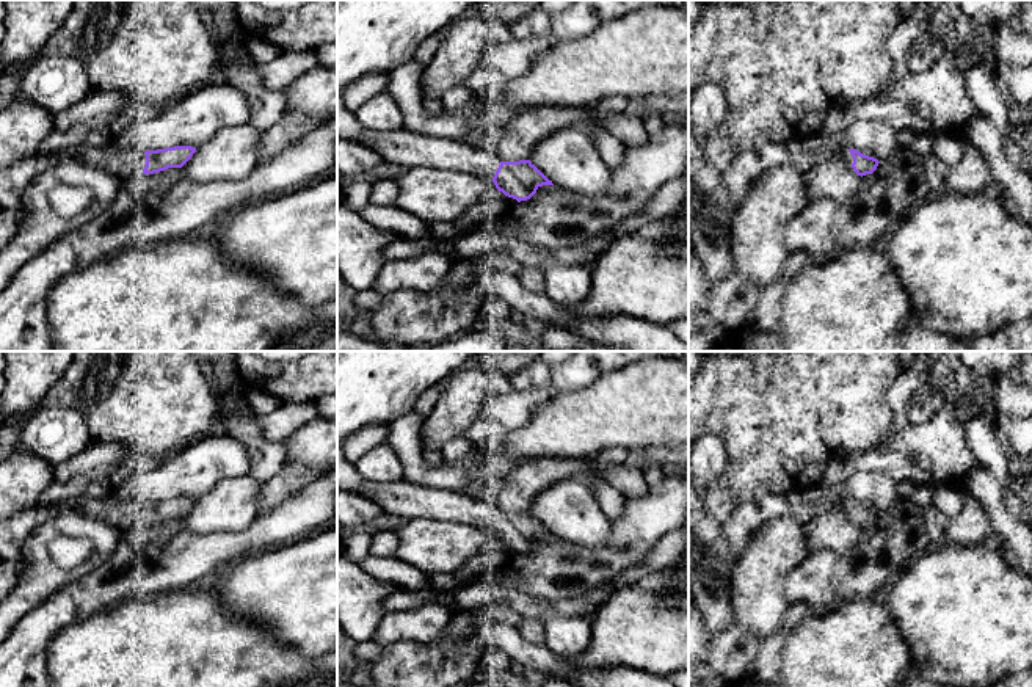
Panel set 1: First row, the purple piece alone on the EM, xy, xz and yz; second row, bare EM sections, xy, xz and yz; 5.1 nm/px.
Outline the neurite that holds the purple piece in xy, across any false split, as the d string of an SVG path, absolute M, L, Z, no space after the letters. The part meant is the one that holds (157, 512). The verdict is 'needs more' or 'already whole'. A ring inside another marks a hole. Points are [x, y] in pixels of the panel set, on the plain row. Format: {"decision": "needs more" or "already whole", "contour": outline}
{"decision": "needs more", "contour": "M82 494L55 503L50 513L75 508L94 518L102 518L121 532L138 527L154 525L168 519L182 519L196 503L191 497L174 497L157 502L121 502L118 499L96 499Z"}

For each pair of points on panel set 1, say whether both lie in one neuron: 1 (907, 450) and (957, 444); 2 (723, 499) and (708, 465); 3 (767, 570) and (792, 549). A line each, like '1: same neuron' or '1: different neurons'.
1: same neuron
2: different neurons
3: same neuron

